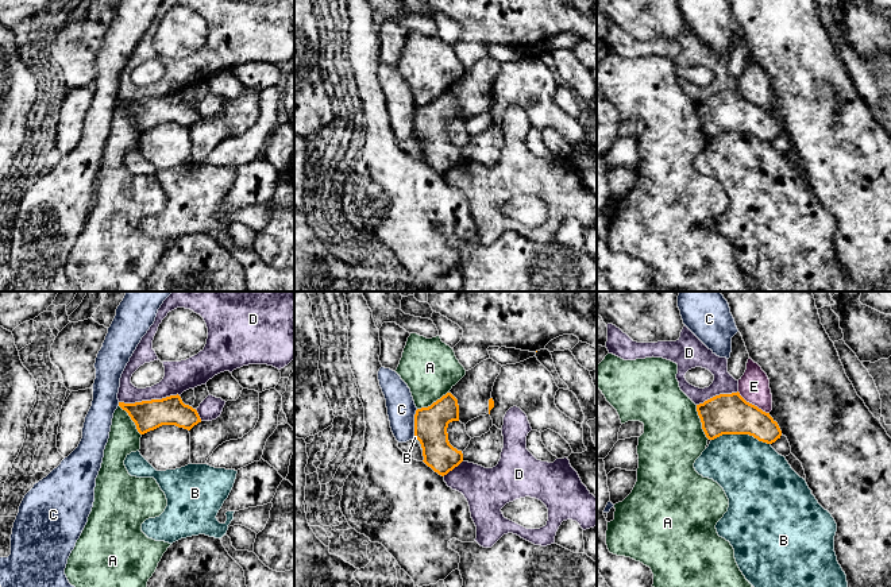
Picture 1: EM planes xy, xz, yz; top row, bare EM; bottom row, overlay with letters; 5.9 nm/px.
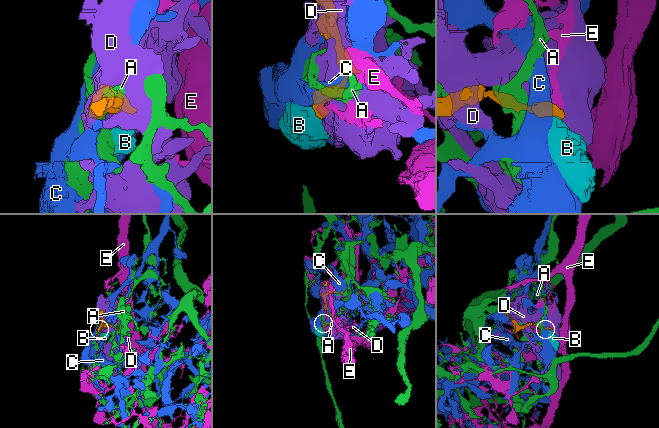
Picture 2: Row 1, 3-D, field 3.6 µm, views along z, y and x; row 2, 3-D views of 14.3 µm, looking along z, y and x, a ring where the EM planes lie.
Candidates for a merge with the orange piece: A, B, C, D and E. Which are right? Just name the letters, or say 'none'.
none

